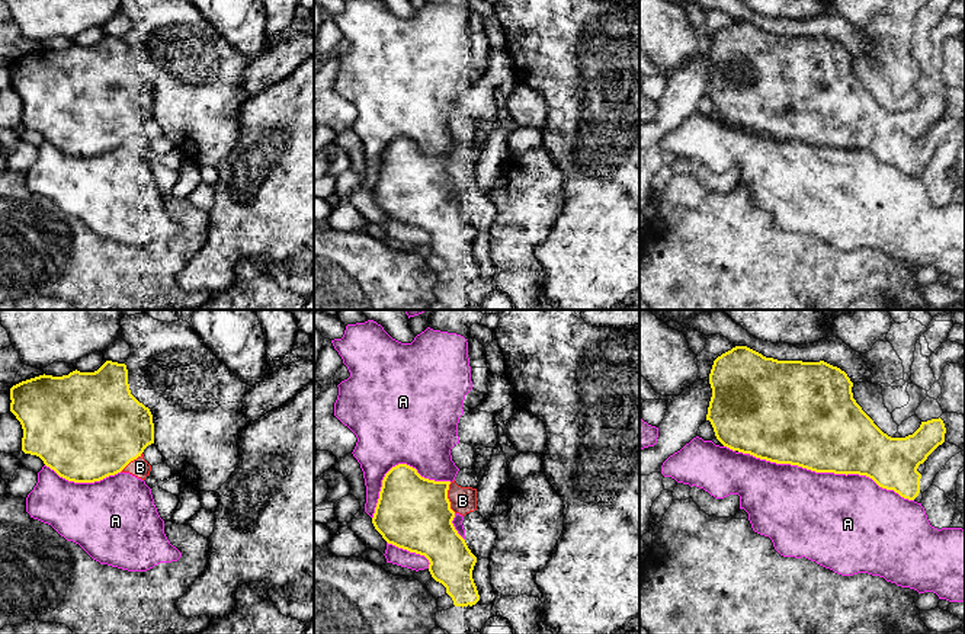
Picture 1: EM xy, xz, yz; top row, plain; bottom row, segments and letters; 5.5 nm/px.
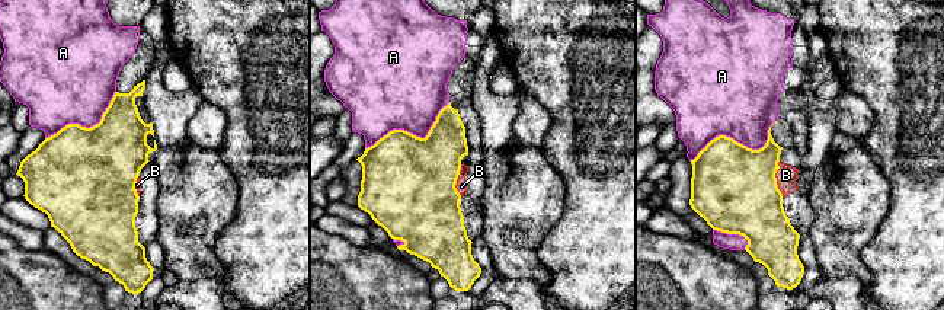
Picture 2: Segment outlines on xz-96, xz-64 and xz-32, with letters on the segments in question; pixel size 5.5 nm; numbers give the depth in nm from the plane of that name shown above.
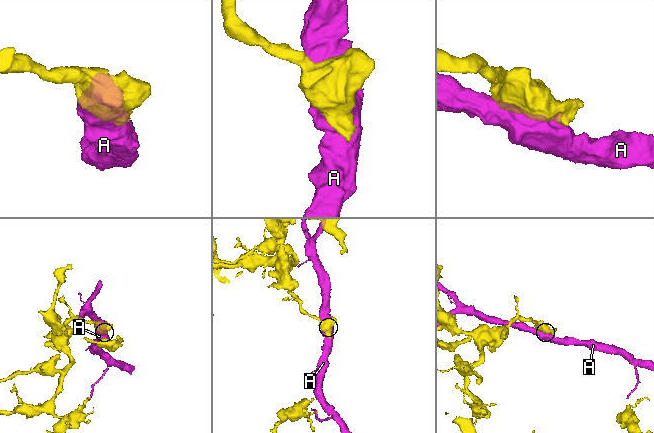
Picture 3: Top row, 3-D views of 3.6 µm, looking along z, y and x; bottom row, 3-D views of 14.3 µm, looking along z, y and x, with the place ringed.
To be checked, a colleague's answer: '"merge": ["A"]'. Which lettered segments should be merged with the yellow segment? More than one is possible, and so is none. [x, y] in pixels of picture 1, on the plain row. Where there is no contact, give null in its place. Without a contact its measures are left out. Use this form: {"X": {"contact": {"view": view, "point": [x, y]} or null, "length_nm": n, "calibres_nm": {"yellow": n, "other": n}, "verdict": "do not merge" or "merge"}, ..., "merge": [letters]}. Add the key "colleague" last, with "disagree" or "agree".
{"A": {"contact": {"view": "yz", "point": [826, 146]}, "length_nm": 1000, "calibres_nm": {"yellow": 480, "other": 500}, "verdict": "do not merge"}, "B": {"contact": {"view": "xz", "point": [446, 172]}, "length_nm": 170, "calibres_nm": {"yellow": 400, "other": 140}, "verdict": "merge"}, "merge": ["B"], "colleague": "disagree"}

